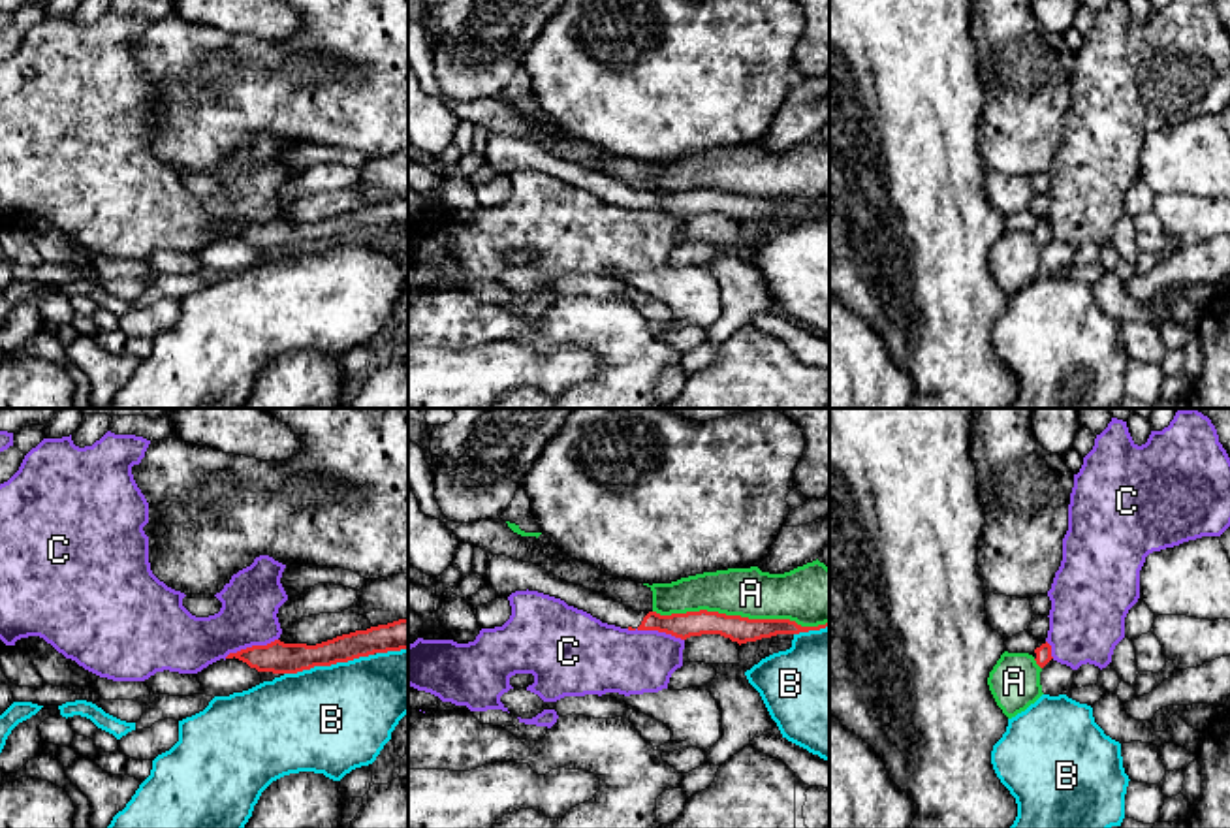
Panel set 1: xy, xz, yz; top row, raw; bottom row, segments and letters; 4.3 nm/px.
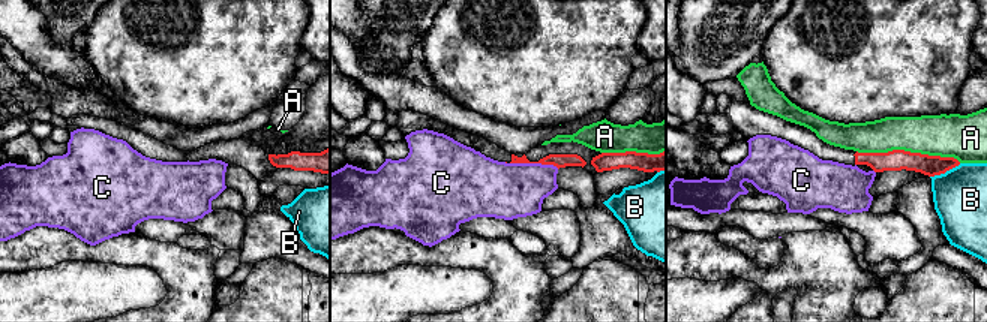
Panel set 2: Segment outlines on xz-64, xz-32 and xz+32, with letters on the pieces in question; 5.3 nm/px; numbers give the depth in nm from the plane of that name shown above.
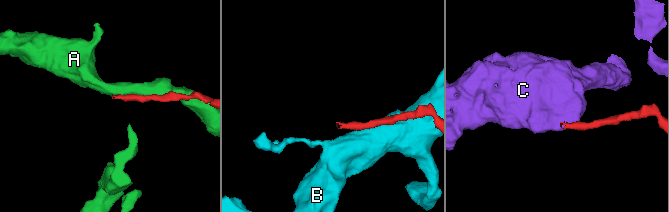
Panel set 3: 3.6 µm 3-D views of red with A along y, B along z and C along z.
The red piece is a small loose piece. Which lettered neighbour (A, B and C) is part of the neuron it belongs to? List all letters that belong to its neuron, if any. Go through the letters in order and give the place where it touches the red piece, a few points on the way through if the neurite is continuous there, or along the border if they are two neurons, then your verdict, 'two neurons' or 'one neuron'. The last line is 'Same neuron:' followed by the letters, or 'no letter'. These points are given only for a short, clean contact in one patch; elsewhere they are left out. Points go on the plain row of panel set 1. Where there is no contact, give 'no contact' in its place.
A: contact xz (740, 194); two neurons
B: contact xy (328, 243); two neurons
C: contact xz (655, 207); border xz (627, 207), (657, 207), (683, 219); two neurons
Same neuron: no letter

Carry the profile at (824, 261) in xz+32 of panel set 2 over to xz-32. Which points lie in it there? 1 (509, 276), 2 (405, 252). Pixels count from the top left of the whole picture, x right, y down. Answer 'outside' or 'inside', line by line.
1: inside
2: inside

